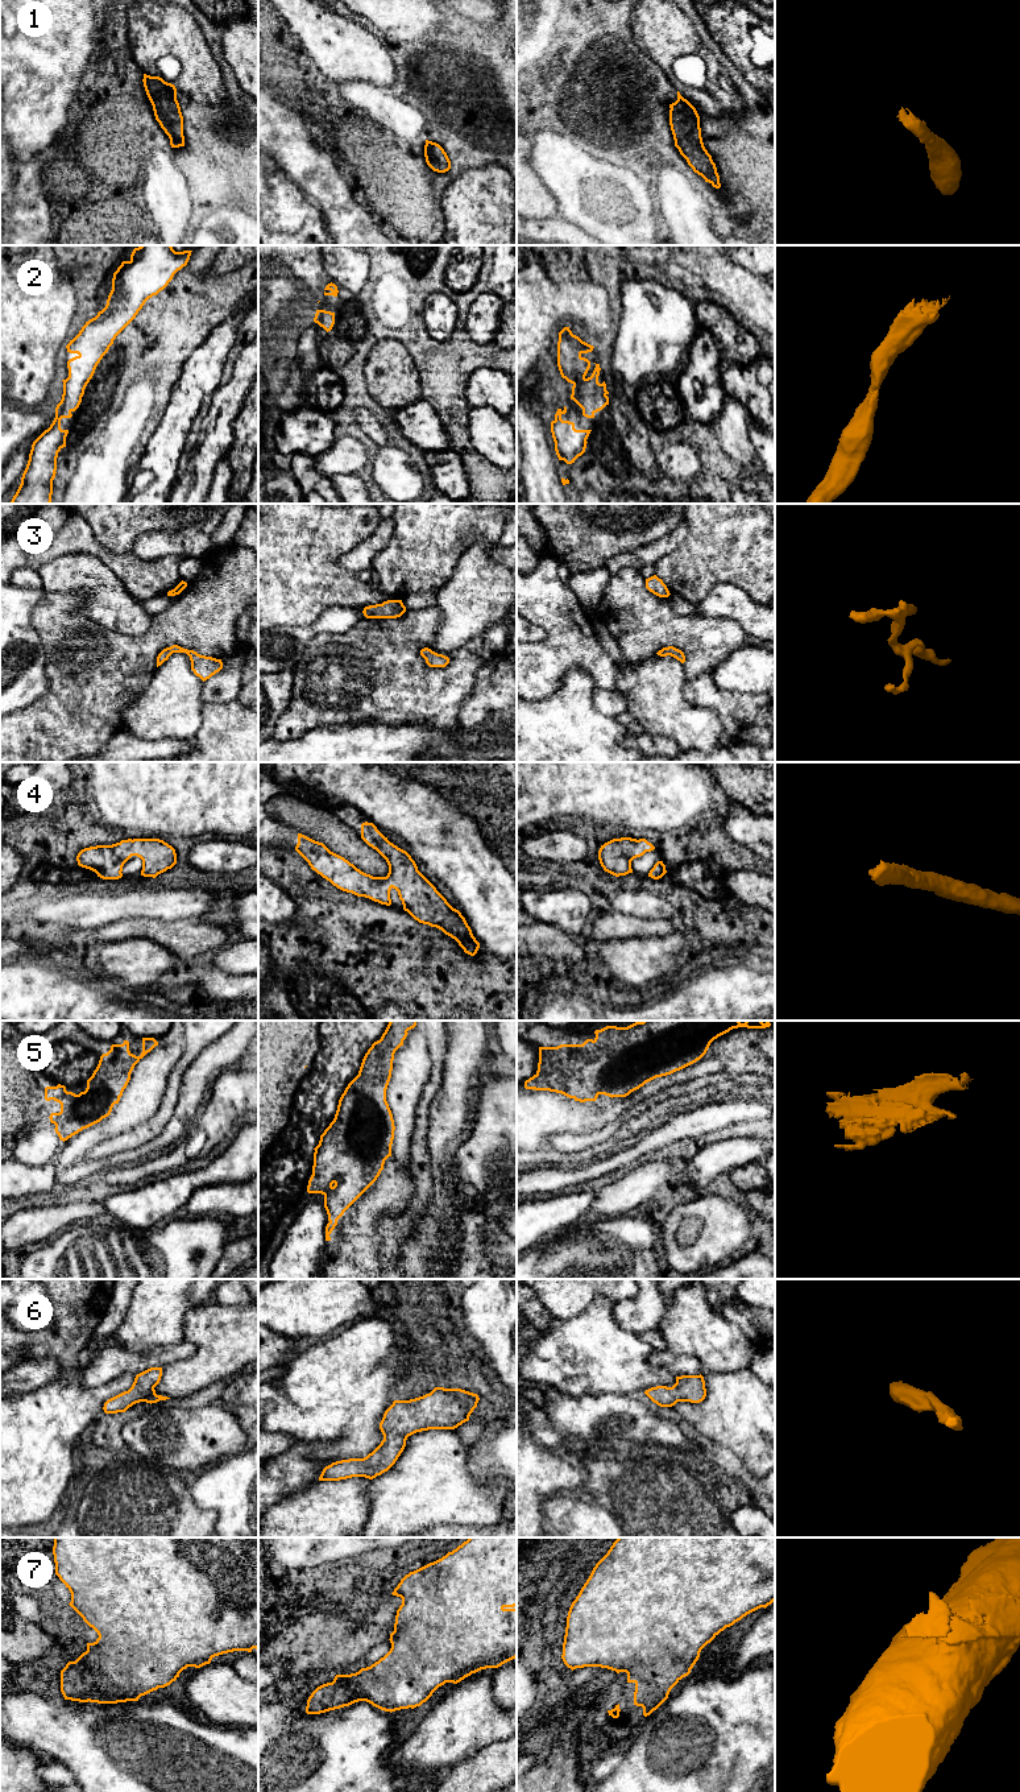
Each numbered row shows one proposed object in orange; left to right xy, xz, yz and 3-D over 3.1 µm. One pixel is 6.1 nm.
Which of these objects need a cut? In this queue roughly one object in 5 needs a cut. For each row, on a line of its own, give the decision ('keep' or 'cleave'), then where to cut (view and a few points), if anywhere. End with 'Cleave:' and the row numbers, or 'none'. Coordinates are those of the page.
1: keep | no cut
2: keep | no cut
3: keep | no cut
4: keep | no cut
5: keep | no cut
6: keep | no cut
7: keep | no cut
Cleave: none

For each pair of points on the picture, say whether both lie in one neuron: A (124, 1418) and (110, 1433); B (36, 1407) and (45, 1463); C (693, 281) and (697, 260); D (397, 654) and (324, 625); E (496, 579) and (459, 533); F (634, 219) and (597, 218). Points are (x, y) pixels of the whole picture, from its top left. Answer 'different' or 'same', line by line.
A: same
B: same
C: different
D: different
E: different
F: same

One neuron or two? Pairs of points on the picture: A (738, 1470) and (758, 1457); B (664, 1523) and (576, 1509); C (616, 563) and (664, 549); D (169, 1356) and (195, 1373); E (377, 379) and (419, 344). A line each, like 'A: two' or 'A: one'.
A: two
B: two
C: one
D: two
E: two

